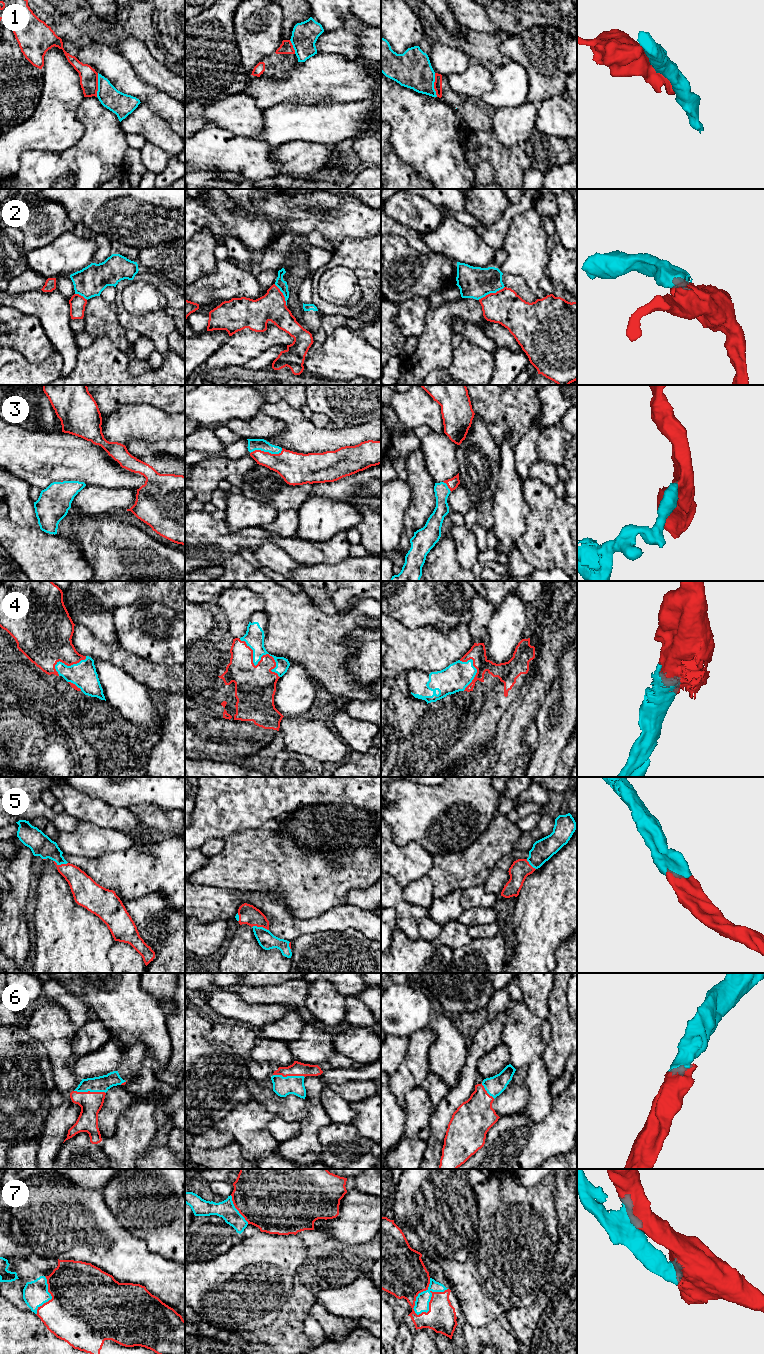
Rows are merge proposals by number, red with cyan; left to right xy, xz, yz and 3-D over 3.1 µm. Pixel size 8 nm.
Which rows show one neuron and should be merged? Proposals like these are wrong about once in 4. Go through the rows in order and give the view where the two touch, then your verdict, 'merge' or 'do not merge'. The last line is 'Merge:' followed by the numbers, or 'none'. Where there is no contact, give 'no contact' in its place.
1: contact in xy; do not merge
2: contact in yz; do not merge
3: contact in xz; merge
4: contact in xz; merge
5: contact in xz; merge
6: contact in xy; merge
7: contact in yz; do not merge
Merge: 3, 4, 5, 6

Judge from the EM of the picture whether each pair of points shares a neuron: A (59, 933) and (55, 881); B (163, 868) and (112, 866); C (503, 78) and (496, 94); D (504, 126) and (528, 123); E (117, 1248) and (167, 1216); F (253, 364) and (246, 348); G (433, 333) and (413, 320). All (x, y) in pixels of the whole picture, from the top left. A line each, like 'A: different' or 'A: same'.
A: same
B: same
C: same
D: same
E: different
F: different
G: different

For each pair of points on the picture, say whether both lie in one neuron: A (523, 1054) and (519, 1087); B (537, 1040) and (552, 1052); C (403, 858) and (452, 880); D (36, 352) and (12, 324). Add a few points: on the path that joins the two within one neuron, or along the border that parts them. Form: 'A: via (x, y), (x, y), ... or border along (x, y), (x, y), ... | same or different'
A: border along (524, 1079), (527, 1085), (528, 1102) | different
B: border along (551, 1024), (551, 1039), (543, 1053), (546, 1070) | different
C: border along (434, 856), (432, 867), (427, 874) | different
D: via (31, 345), (17, 331) | same

